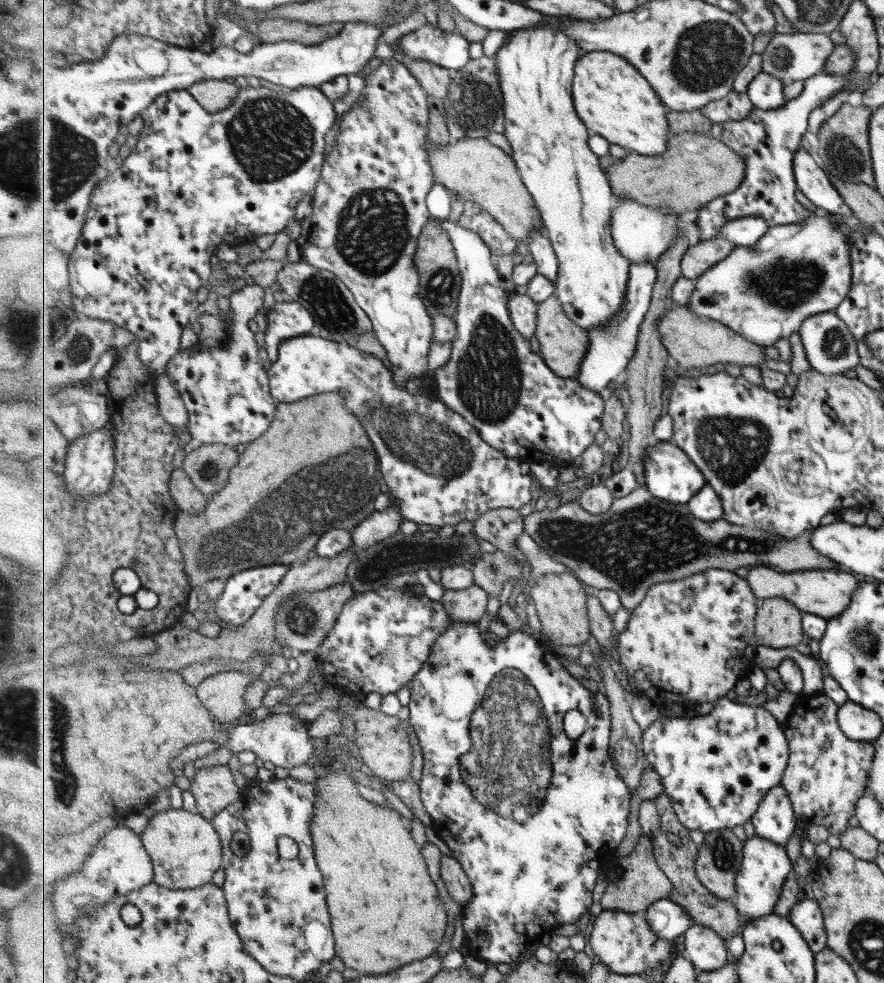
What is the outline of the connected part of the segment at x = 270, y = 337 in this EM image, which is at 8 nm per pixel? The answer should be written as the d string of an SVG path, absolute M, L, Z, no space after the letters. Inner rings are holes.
M295 301L275 303L267 318L264 342L273 362L278 358L280 346L285 340L311 334L316 321L305 306Z

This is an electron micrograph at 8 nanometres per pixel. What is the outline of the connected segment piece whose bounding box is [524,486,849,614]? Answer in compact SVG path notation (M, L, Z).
M639 486L631 494L614 499L612 509L601 515L590 514L577 501L569 500L552 511L551 508L534 510L524 519L524 530L547 554L577 573L585 584L597 586L597 590L618 592L622 606L631 614L653 585L704 573L709 569L734 571L741 566L754 568L764 565L777 566L783 572L849 572L811 547L811 529L791 540L773 529L734 525L724 518L705 522L693 515L687 505L664 501L655 498L646 486Z

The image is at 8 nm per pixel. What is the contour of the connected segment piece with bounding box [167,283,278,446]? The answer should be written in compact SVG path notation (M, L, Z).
M257 283L245 285L240 291L232 293L229 299L232 318L241 318L243 344L229 340L229 344L219 346L217 350L182 349L173 356L167 370L189 411L187 427L194 445L248 445L267 431L277 412L278 401L272 395L268 370L261 366L259 344L255 342L255 333L247 328L249 319L254 320L255 314L263 309L265 288Z

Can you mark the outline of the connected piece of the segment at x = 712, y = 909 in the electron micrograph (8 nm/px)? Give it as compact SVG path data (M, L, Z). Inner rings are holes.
M663 793L654 800L654 803L658 806L661 815L661 832L657 832L651 840L658 865L673 883L673 892L668 898L683 905L685 911L689 911L689 915L693 917L693 924L703 925L717 931L726 941L737 936L737 932L741 928L741 911L735 906L733 899L725 900L715 896L697 876L696 861L700 853L700 846L692 842L691 831L681 824L681 820L673 808L671 798ZM669 832L679 837L681 844L678 847L673 846L667 840Z

